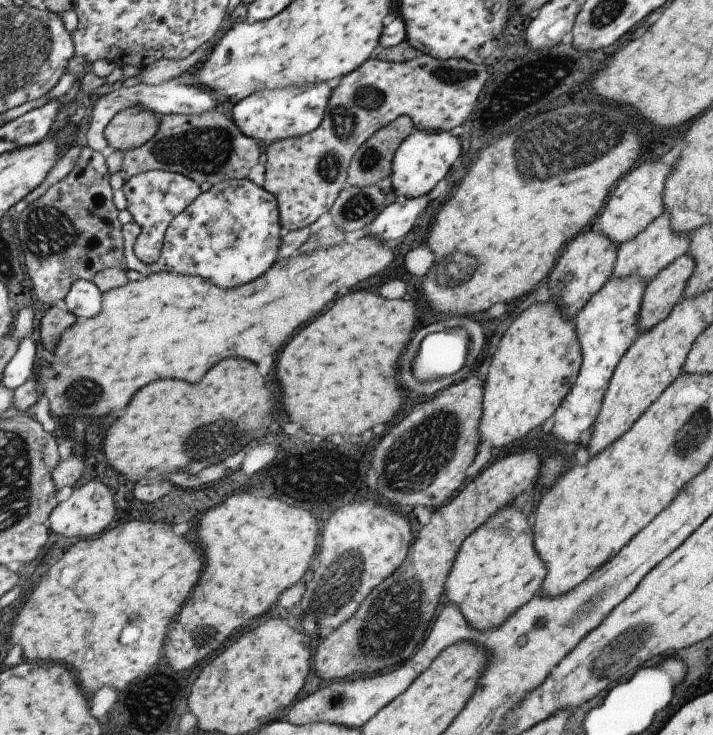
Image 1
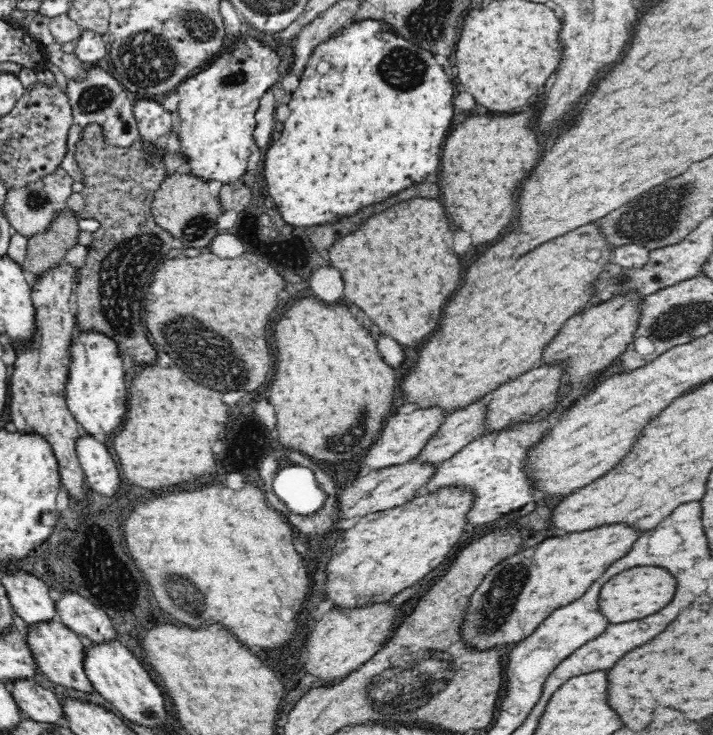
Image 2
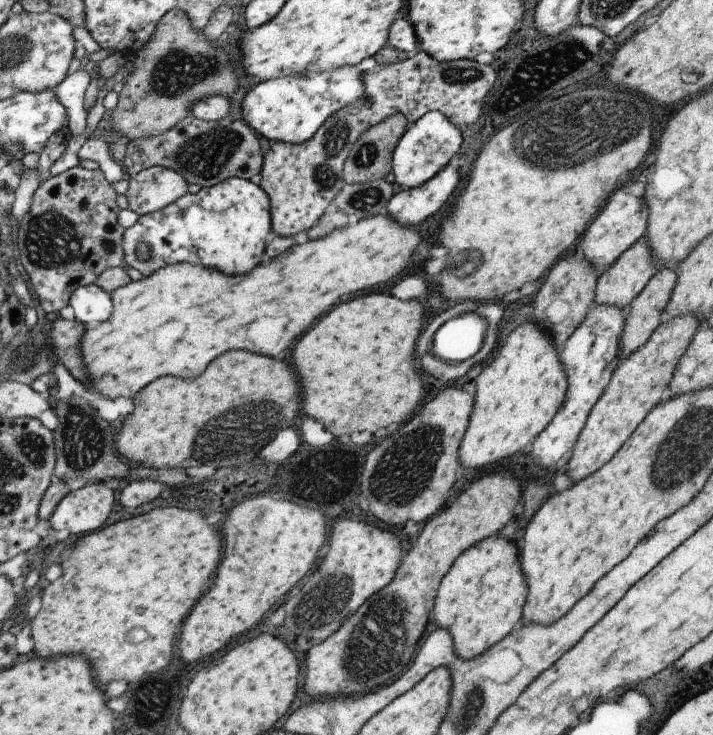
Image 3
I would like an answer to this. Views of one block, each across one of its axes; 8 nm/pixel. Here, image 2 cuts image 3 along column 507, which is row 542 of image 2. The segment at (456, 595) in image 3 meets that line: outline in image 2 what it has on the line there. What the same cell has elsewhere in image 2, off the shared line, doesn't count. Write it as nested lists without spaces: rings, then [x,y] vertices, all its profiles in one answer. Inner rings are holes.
[[[604,526],[586,532],[548,537],[533,548],[520,549],[500,561],[483,576],[482,582],[467,600],[459,628],[463,648],[473,652],[484,652],[492,648],[499,650],[502,646],[512,646],[526,640],[552,612],[578,600],[606,568],[626,554],[626,550],[636,538],[638,534],[626,526]]]

